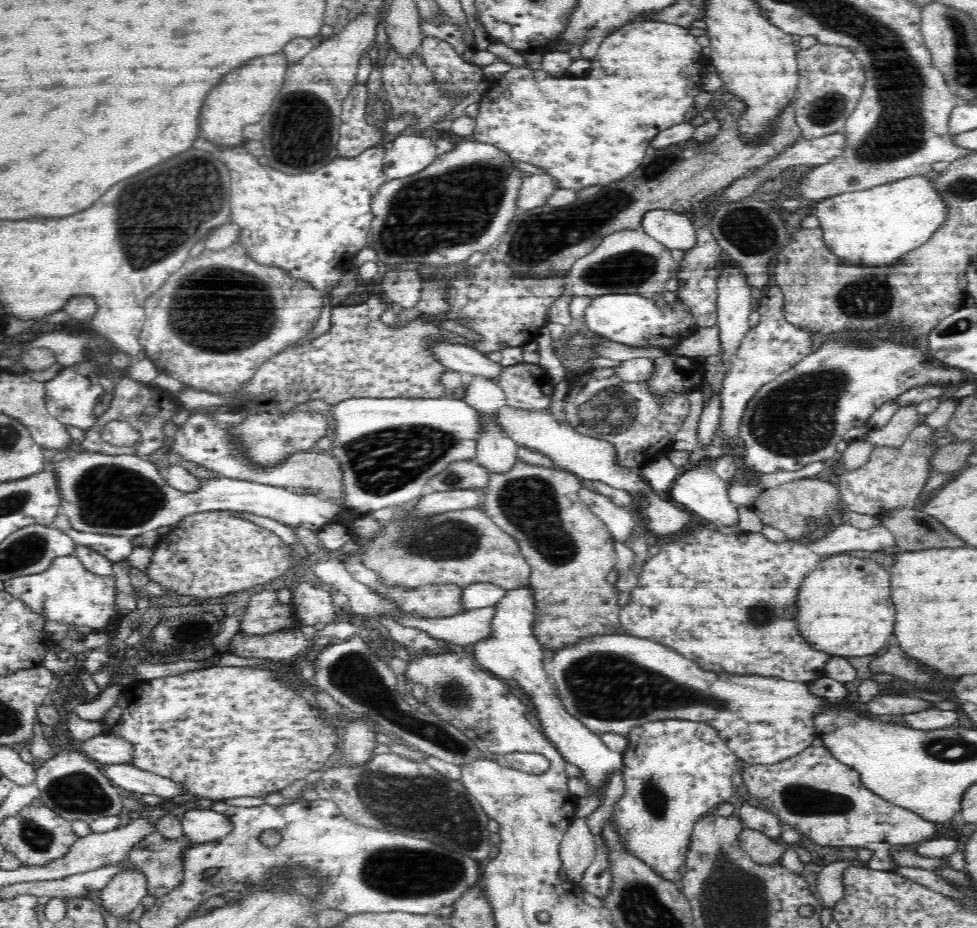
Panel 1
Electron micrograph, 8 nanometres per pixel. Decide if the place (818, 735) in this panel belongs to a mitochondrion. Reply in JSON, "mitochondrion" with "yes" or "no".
{"mitochondrion":"no"}

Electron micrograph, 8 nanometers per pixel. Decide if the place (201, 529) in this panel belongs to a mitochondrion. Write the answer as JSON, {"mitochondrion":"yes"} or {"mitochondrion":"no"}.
{"mitochondrion":"no"}

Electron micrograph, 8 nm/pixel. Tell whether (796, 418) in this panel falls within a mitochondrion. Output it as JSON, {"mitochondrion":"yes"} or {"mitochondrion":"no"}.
{"mitochondrion":"yes"}

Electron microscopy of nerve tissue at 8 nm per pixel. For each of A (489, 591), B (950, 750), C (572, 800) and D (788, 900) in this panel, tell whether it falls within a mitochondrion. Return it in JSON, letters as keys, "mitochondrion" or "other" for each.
{"A":"other","B":"mitochondrion","C":"other","D":"other"}

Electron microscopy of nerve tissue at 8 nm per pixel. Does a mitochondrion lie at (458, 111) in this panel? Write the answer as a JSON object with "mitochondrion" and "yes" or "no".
{"mitochondrion":"no"}

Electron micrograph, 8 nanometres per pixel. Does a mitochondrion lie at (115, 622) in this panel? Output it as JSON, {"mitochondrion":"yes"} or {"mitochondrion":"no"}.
{"mitochondrion":"no"}

